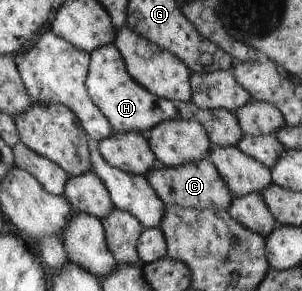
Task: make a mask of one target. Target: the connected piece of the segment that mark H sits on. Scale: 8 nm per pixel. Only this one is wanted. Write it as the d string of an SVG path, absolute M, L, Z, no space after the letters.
M114 44L102 46L91 53L85 84L92 103L110 122L113 133L138 132L138 134L147 135L160 122L179 118L174 102L158 99L130 78L126 72L122 56Z

